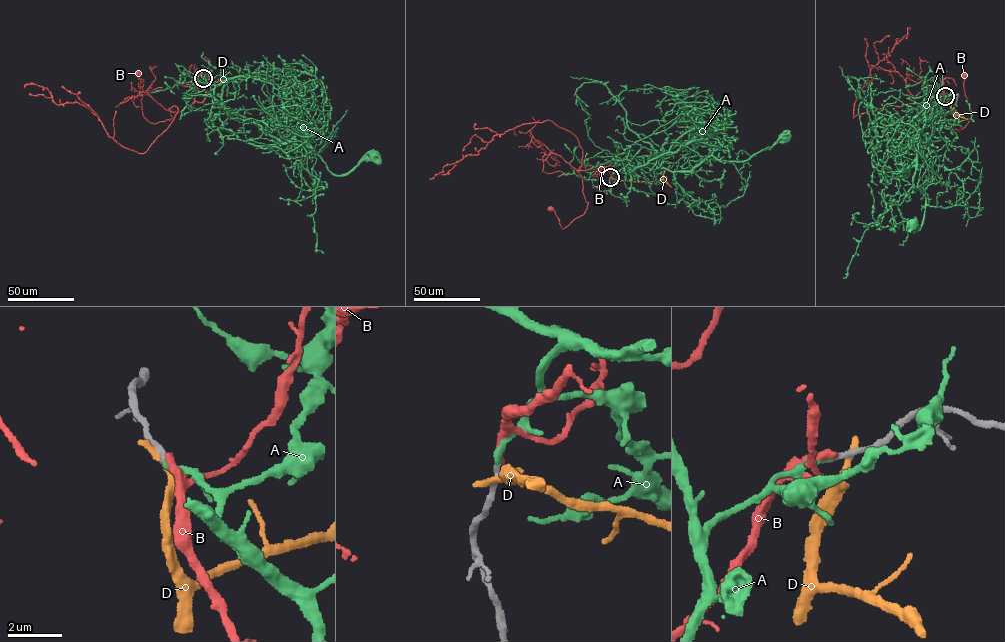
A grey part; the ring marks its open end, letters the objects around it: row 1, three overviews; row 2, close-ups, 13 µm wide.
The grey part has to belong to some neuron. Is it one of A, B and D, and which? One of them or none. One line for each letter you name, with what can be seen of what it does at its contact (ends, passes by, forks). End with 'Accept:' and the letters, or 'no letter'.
A: it ends
Accept: A

